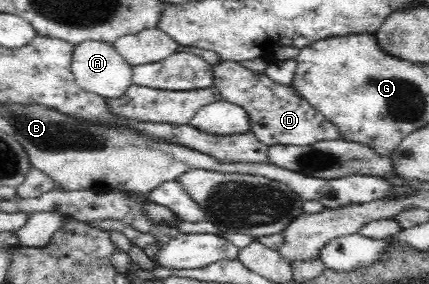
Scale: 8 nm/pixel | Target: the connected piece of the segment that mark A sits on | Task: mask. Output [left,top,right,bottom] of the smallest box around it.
[71,40,133,99]

